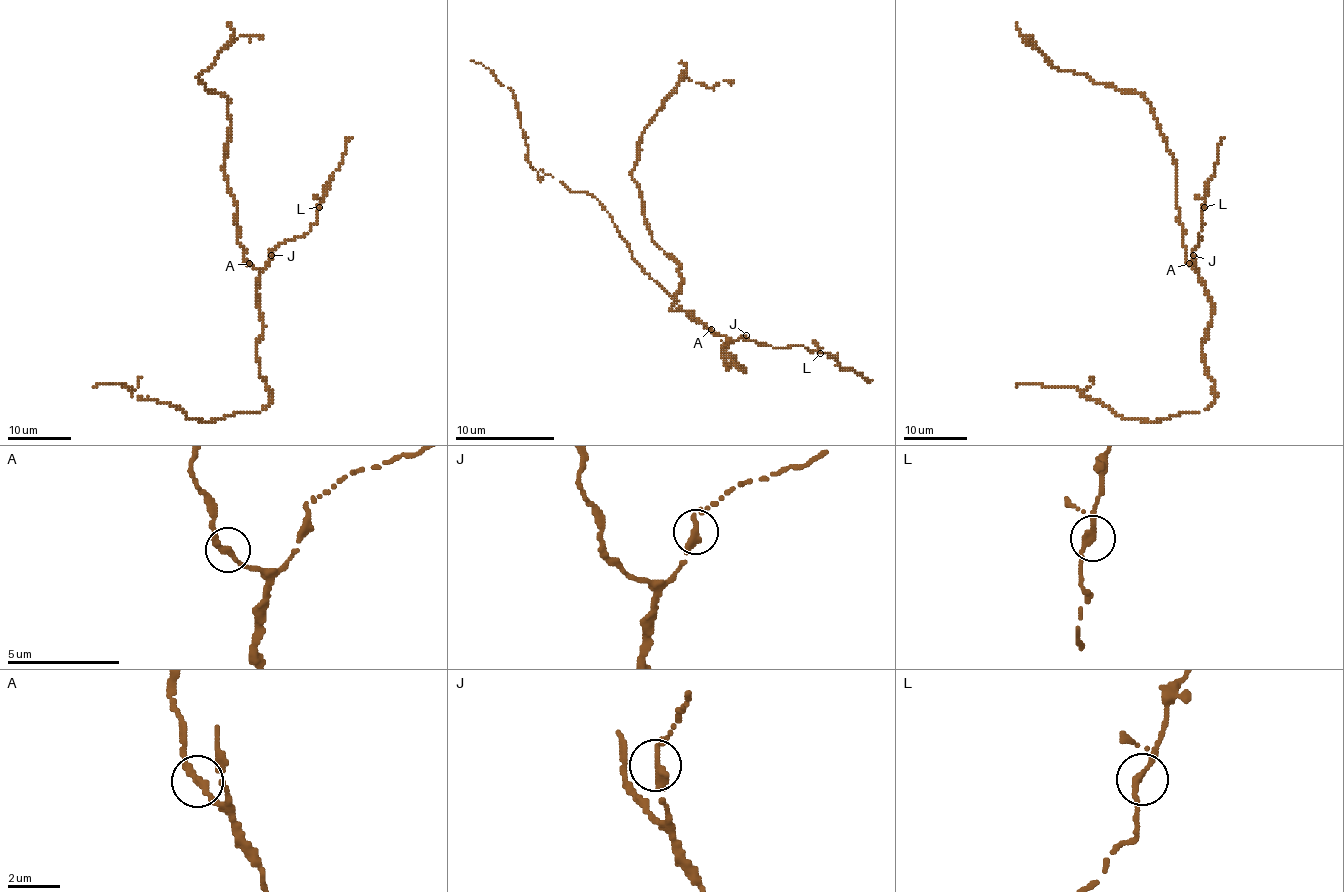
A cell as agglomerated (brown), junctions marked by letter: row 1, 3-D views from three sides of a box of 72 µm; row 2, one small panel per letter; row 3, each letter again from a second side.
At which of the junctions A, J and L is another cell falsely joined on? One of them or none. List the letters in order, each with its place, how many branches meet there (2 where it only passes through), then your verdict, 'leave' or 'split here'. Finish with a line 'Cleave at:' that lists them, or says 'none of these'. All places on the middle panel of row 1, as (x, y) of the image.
A: (711, 329) | 2 | leave
J: (746, 335) | 2 | leave
L: (820, 353) | 2 | leave
Cleave at: none of these

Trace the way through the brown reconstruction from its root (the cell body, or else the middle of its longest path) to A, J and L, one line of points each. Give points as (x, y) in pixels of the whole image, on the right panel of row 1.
A: (1207, 292), (1199, 274), (1188, 263)
J: (1207, 292), (1193, 255)
L: (1207, 292), (1193, 261), (1193, 252), (1201, 241), (1201, 210), (1204, 207)

